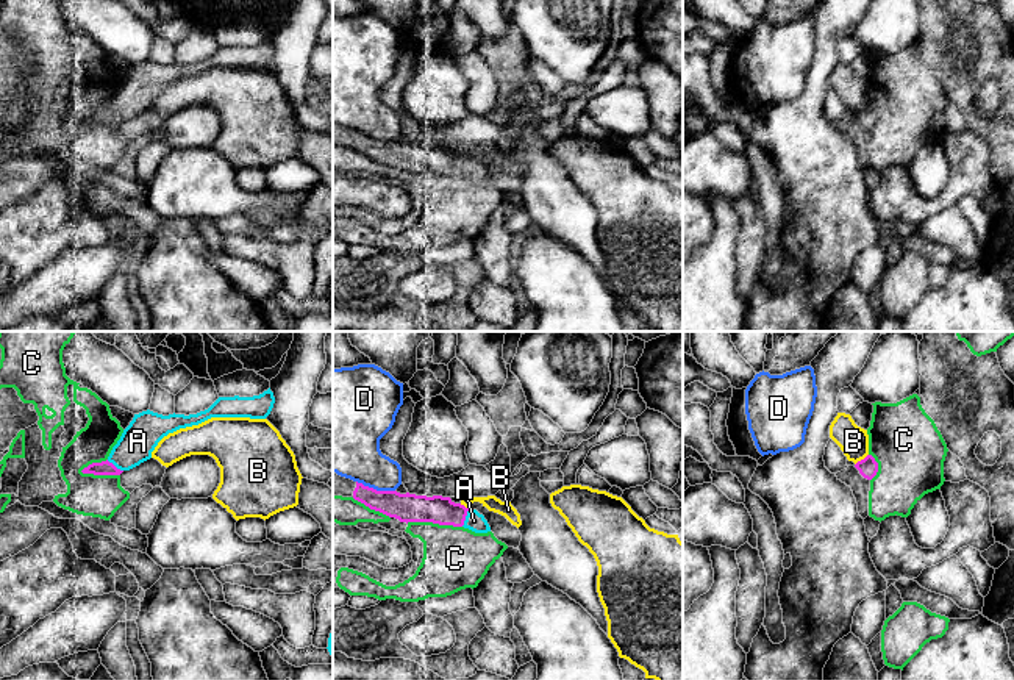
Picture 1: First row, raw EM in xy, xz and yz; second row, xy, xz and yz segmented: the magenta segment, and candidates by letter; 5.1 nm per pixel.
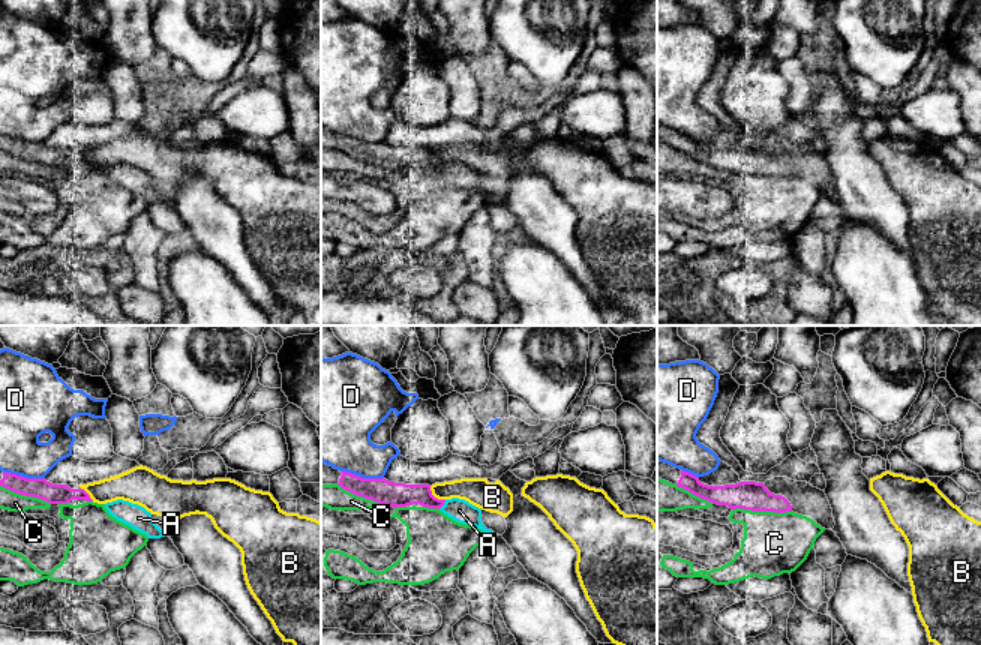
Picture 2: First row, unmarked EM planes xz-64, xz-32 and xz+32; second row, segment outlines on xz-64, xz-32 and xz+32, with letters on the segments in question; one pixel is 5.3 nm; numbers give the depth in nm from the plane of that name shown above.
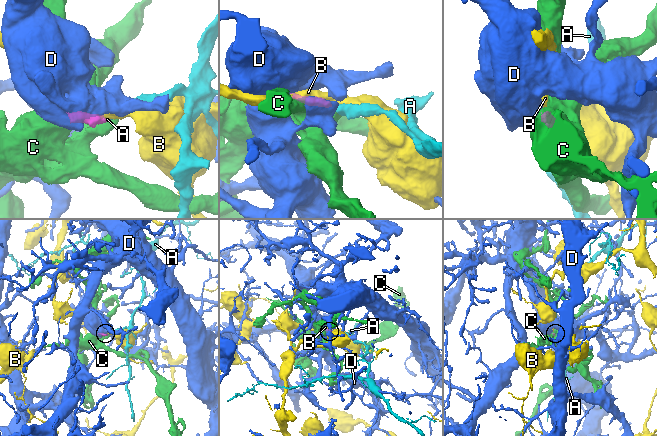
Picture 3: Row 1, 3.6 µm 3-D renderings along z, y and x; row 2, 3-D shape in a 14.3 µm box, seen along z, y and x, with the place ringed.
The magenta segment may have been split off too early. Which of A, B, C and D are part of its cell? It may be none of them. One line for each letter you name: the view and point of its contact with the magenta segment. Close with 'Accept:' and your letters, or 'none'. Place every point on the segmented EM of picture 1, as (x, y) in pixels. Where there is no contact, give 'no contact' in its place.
A: contact xz (464, 518)
Accept: A

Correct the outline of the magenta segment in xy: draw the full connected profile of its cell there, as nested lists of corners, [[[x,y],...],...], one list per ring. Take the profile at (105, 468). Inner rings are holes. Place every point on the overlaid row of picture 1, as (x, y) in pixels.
[[[270,388],[253,397],[219,397],[208,410],[197,414],[162,416],[150,410],[134,414],[106,461],[92,463],[83,474],[120,475],[152,458],[158,442],[180,428],[198,425],[211,417],[266,419],[275,403]]]

